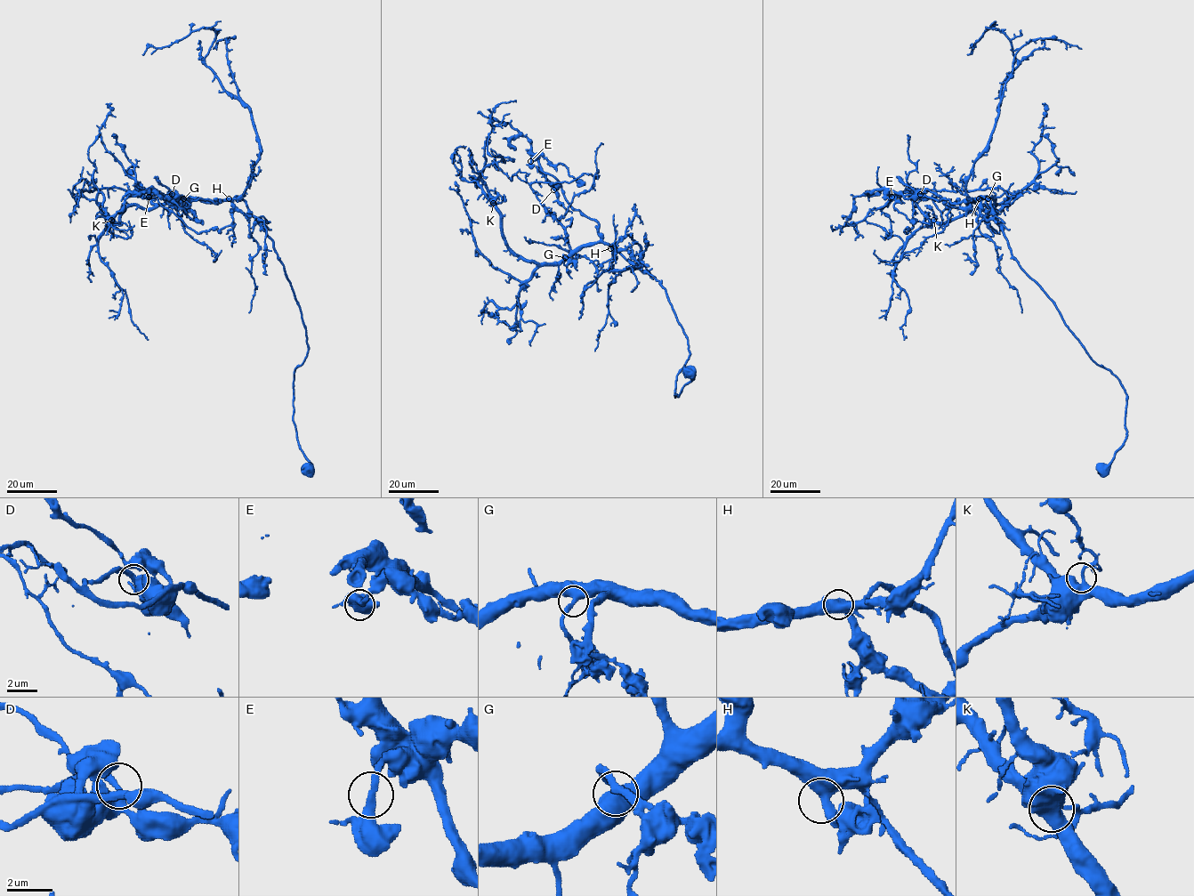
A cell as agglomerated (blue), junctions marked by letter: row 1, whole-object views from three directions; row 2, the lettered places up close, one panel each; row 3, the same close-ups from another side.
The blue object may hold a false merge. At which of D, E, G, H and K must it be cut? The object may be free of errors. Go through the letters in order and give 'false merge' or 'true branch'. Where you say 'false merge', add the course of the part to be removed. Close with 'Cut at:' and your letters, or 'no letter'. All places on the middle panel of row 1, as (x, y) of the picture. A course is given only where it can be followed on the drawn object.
D: true branch
E: true branch
G: true branch
H: true branch
K: true branch
Cut at: no letter

